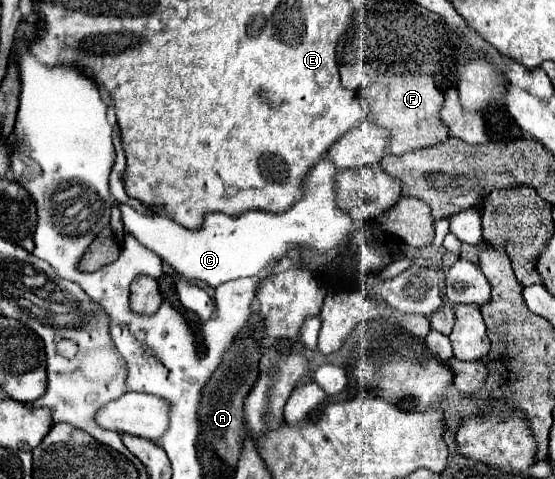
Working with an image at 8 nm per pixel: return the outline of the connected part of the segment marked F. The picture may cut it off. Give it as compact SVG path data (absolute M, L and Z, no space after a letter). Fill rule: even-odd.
M379 75L373 85L359 89L359 97L369 103L369 119L391 131L391 155L441 145L449 139L449 131L441 119L445 97L435 87L435 81L427 75Z

